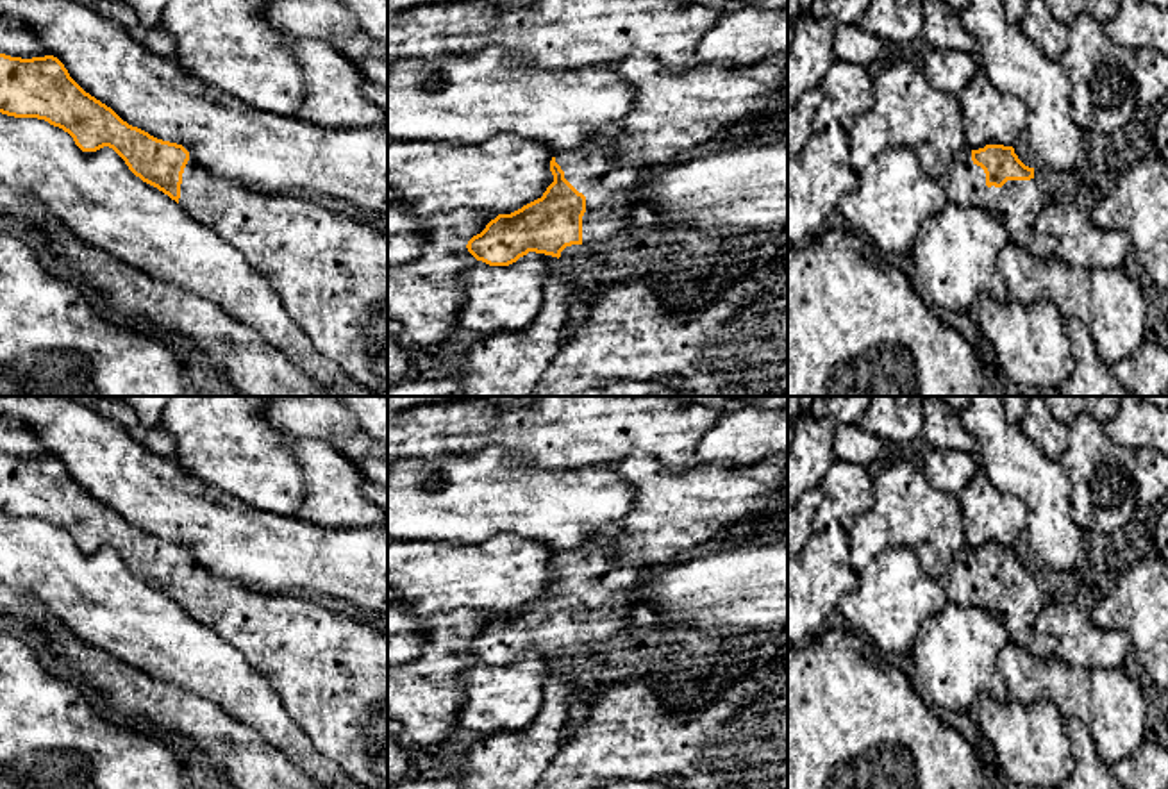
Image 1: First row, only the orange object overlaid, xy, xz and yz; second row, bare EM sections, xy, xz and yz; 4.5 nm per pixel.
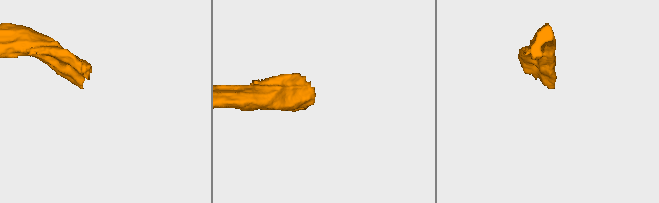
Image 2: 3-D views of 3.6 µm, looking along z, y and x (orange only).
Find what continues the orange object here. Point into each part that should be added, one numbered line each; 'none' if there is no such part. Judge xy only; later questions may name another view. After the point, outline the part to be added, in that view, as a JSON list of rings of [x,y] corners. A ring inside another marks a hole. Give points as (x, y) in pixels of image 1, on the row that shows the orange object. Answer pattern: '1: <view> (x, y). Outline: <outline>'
1: xy (331, 272). Outline: [[[191,157],[179,205],[245,257],[321,355],[375,396],[388,396],[388,234],[327,211],[311,196],[273,195],[221,179]]]

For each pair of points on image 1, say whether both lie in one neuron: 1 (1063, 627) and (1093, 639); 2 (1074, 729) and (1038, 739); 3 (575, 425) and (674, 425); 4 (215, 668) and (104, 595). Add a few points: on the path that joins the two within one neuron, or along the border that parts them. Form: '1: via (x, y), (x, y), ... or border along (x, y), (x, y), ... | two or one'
1: via (1070, 629), (1081, 639), (1086, 639) | one
2: border along (1063, 720), (1063, 730), (1072, 747), (1074, 770) | two
3: via (600, 423), (649, 423) | one
4: via (188, 656), (131, 620) | one

